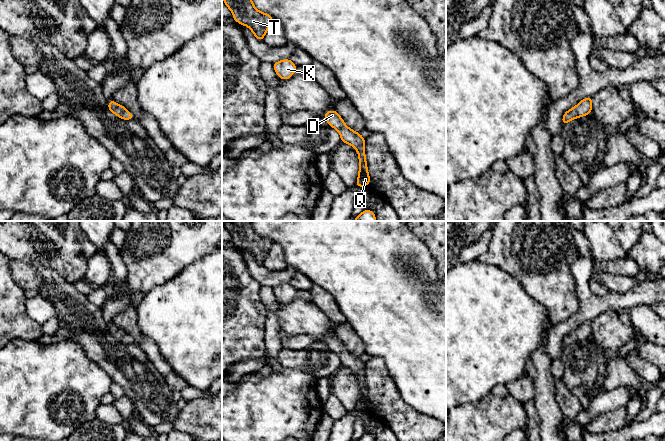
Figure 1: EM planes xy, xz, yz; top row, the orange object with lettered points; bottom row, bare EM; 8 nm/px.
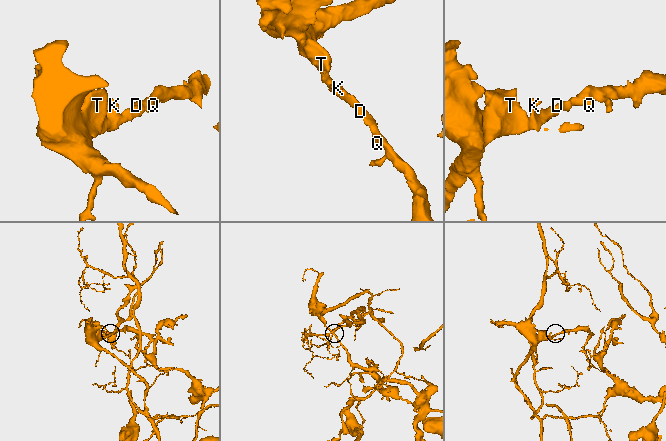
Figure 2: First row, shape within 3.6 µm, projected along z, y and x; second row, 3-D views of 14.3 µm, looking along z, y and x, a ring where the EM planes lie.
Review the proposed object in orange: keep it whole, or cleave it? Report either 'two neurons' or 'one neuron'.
one neuron

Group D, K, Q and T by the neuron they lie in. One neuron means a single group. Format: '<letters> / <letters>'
D K Q T

